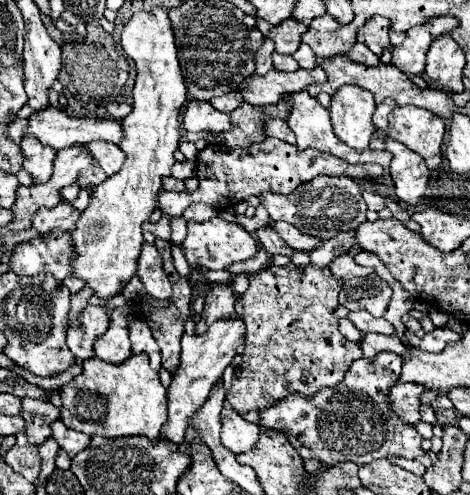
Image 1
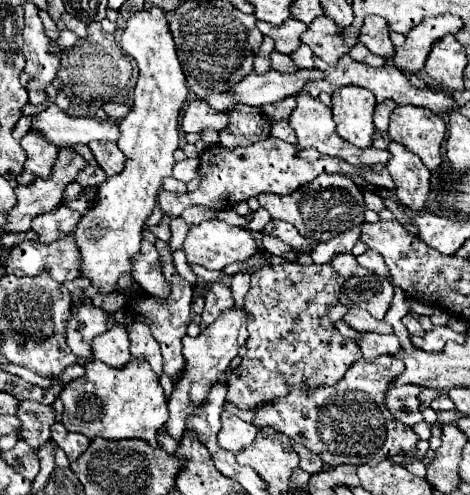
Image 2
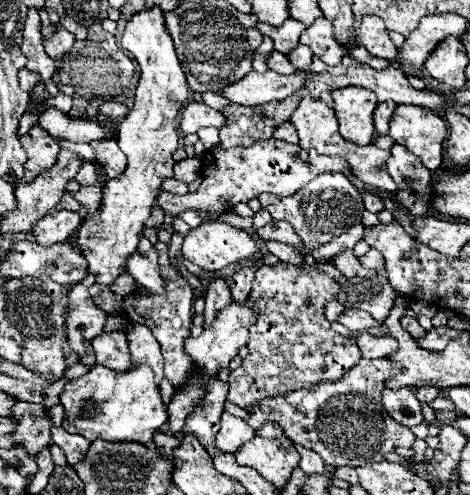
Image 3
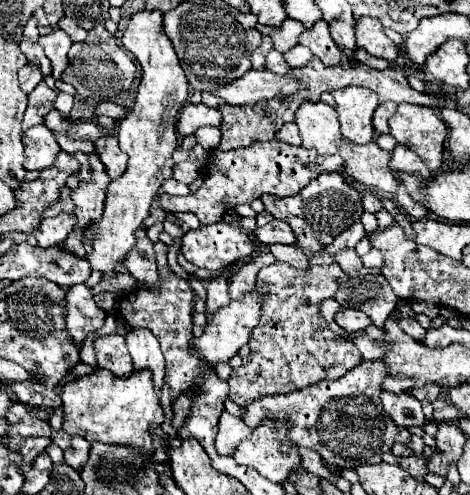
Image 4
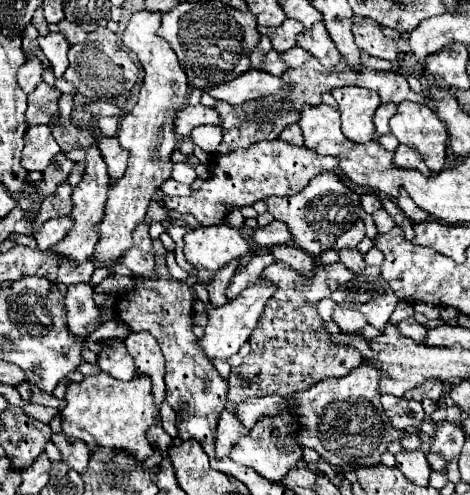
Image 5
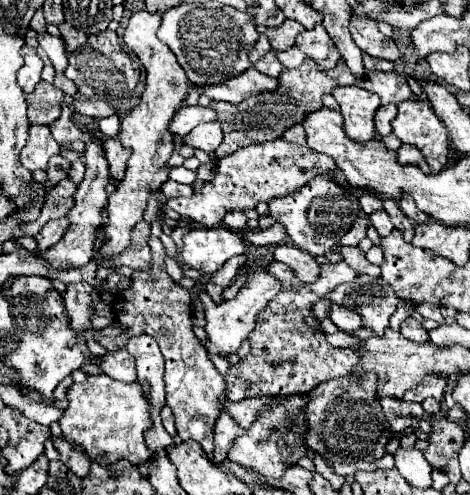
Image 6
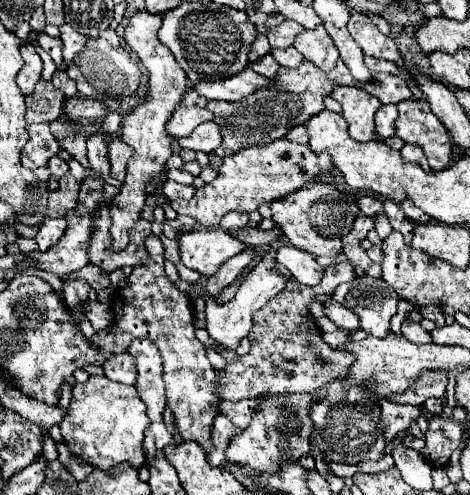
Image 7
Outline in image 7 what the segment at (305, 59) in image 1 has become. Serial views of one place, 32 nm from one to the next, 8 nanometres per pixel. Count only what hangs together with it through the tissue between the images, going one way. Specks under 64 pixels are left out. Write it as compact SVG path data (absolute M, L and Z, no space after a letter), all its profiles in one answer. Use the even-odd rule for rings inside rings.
M292 46L286 48L286 50L272 50L272 56L274 56L274 60L280 66L286 66L286 68L296 68L304 60L304 56L296 48L292 48Z

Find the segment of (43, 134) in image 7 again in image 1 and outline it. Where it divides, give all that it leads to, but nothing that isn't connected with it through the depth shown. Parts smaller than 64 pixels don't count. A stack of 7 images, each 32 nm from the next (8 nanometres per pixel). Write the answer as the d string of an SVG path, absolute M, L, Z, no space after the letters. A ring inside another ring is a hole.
M24 136L20 146L24 152L24 170L30 172L36 182L46 182L52 176L52 162L56 150L40 144L36 136Z

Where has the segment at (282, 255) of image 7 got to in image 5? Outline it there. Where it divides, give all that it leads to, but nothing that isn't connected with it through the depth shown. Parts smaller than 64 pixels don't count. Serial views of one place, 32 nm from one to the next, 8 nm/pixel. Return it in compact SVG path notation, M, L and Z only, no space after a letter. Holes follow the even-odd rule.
M272 246L270 252L274 254L276 260L286 262L290 268L294 268L298 274L302 274L304 278L312 278L316 264L312 260L310 254L306 254L304 250L296 248L296 246Z

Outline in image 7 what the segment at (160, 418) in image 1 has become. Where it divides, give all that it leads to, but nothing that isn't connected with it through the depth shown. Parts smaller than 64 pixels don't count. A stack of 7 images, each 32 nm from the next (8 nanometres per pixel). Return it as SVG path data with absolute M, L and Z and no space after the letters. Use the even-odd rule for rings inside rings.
M90 376L86 384L76 384L68 416L60 422L64 444L68 444L76 460L100 470L114 468L122 462L128 462L132 468L142 468L146 462L142 440L148 426L150 420L146 416L146 404L138 398L136 386L118 384L106 376Z

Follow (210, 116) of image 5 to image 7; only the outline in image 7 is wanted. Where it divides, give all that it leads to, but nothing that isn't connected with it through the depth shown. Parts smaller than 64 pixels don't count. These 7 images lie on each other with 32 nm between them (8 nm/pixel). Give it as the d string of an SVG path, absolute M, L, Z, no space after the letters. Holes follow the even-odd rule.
M176 106L168 124L166 124L166 132L172 138L184 138L188 136L198 124L212 120L212 112L208 112L206 108L198 108L198 106Z

